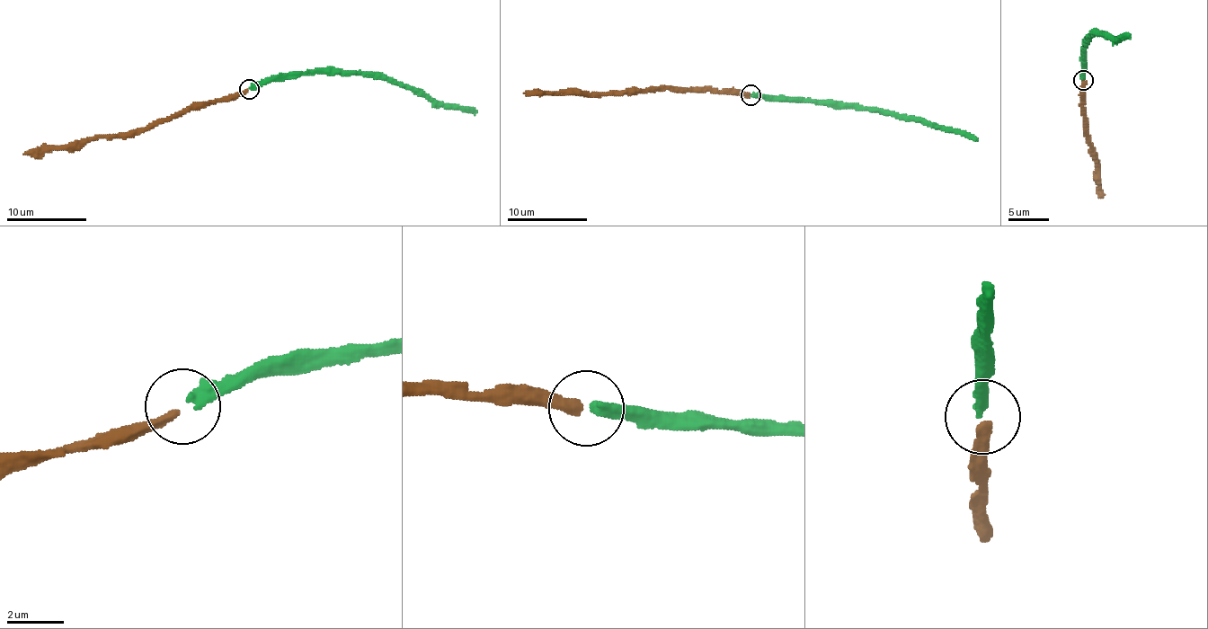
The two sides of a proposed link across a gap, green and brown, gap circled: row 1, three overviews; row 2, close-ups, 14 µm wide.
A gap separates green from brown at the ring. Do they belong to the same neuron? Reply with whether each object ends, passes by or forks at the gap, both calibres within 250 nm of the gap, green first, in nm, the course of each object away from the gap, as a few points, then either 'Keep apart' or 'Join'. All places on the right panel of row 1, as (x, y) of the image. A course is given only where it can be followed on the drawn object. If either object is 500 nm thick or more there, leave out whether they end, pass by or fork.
At the ring green ends. At the ring brown ends. Thickness 400 nm (green) against 340 nm. Course of green: (1082, 78), (1085, 47), (1089, 32), (1103, 33), (1116, 40), (1122, 34), (1130, 34). Course of brown: (1082, 81), (1084, 128), (1092, 143), (1101, 197). Join

